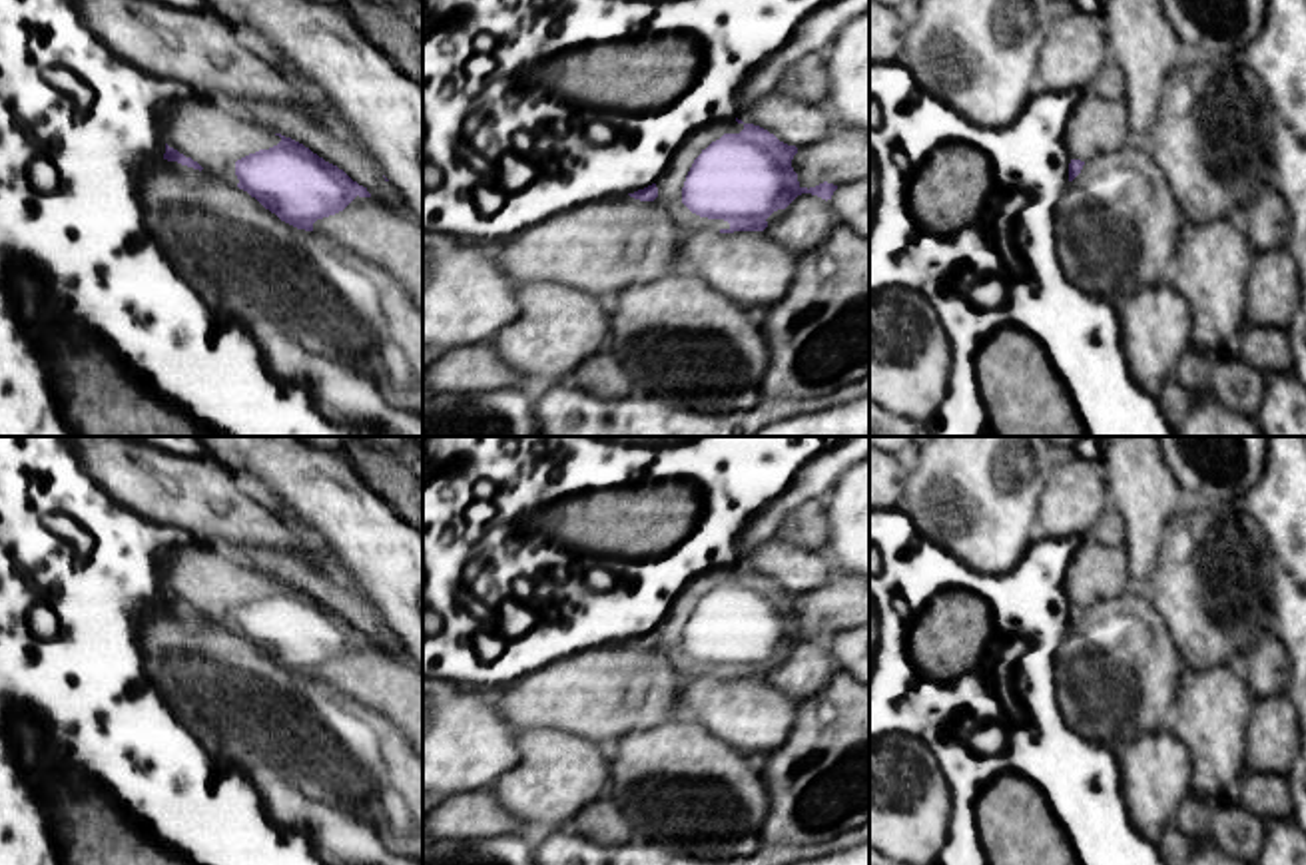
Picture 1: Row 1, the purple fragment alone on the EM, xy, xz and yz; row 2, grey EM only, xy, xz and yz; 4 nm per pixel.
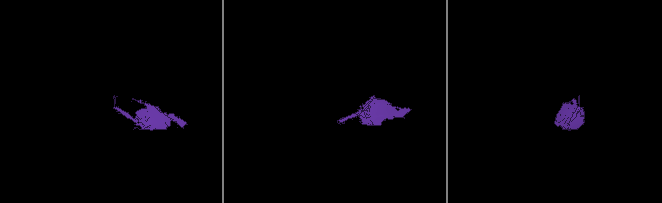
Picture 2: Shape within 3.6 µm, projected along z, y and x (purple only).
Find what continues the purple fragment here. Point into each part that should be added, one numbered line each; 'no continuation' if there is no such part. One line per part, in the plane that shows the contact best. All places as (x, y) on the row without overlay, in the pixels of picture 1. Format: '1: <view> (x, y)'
1: xy (389, 684)
2: xz (670, 630)

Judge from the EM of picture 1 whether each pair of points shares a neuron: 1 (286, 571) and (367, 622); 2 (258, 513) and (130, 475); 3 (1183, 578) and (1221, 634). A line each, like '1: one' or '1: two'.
1: one
2: one
3: one

